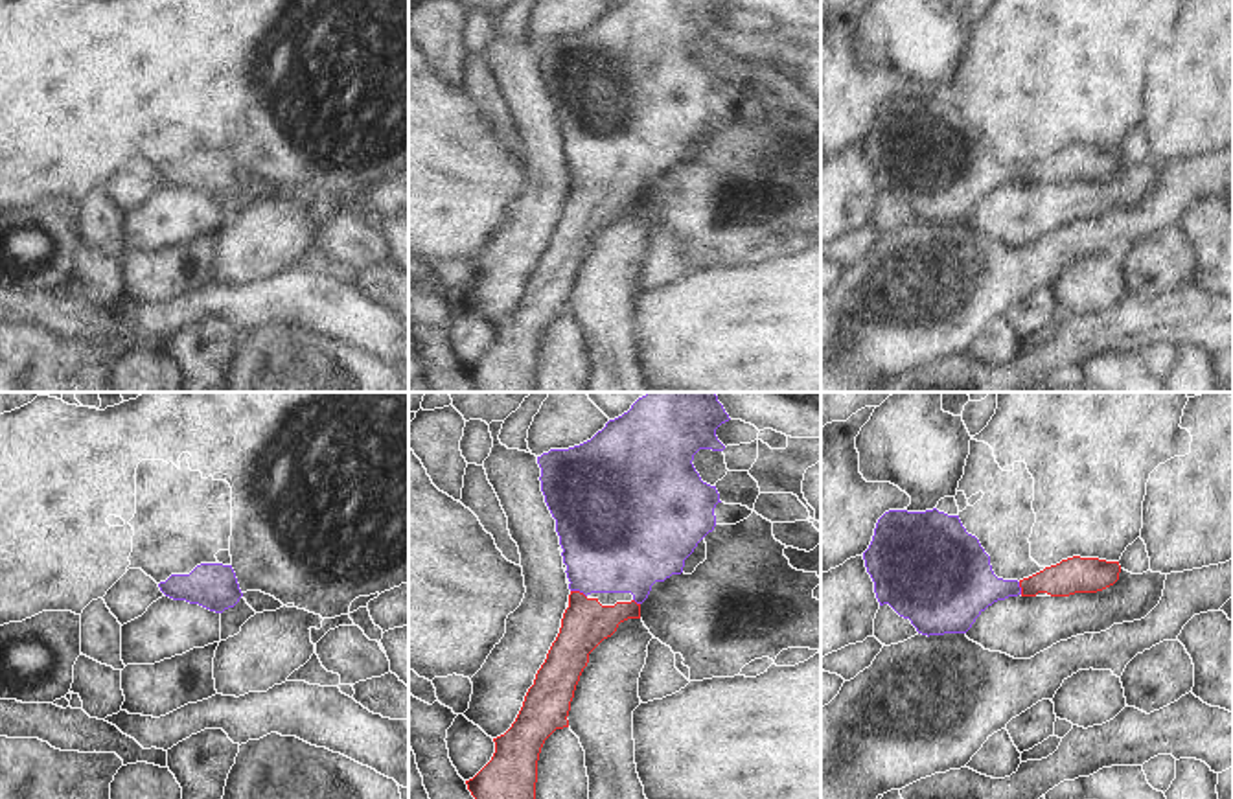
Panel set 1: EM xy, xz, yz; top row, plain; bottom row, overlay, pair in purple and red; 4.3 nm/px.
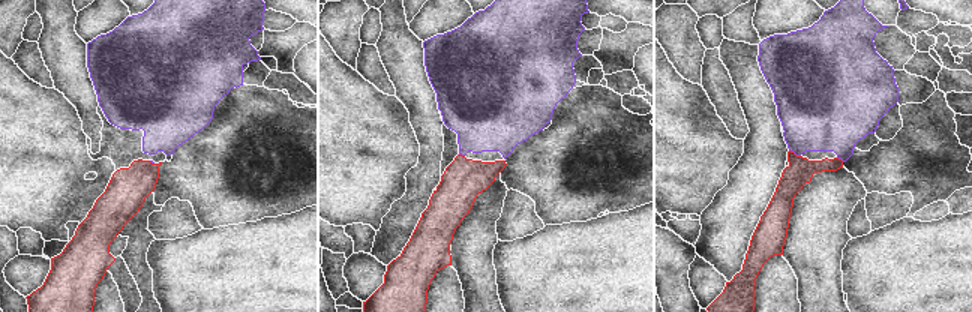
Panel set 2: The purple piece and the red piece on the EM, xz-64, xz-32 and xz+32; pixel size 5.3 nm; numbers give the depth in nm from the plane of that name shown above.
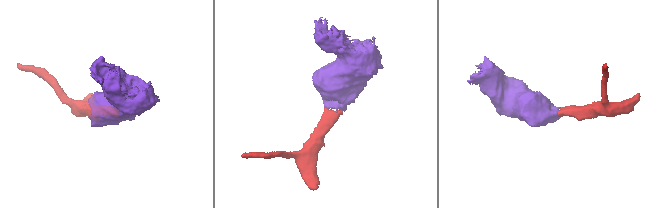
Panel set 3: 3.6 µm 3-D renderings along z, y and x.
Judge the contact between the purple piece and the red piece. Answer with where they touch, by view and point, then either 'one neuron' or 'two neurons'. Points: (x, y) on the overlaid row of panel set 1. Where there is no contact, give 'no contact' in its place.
contact xz (578, 590); one neuron

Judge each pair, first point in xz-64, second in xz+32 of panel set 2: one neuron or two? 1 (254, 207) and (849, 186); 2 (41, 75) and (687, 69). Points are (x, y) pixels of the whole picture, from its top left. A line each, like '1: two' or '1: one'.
1: two
2: two

